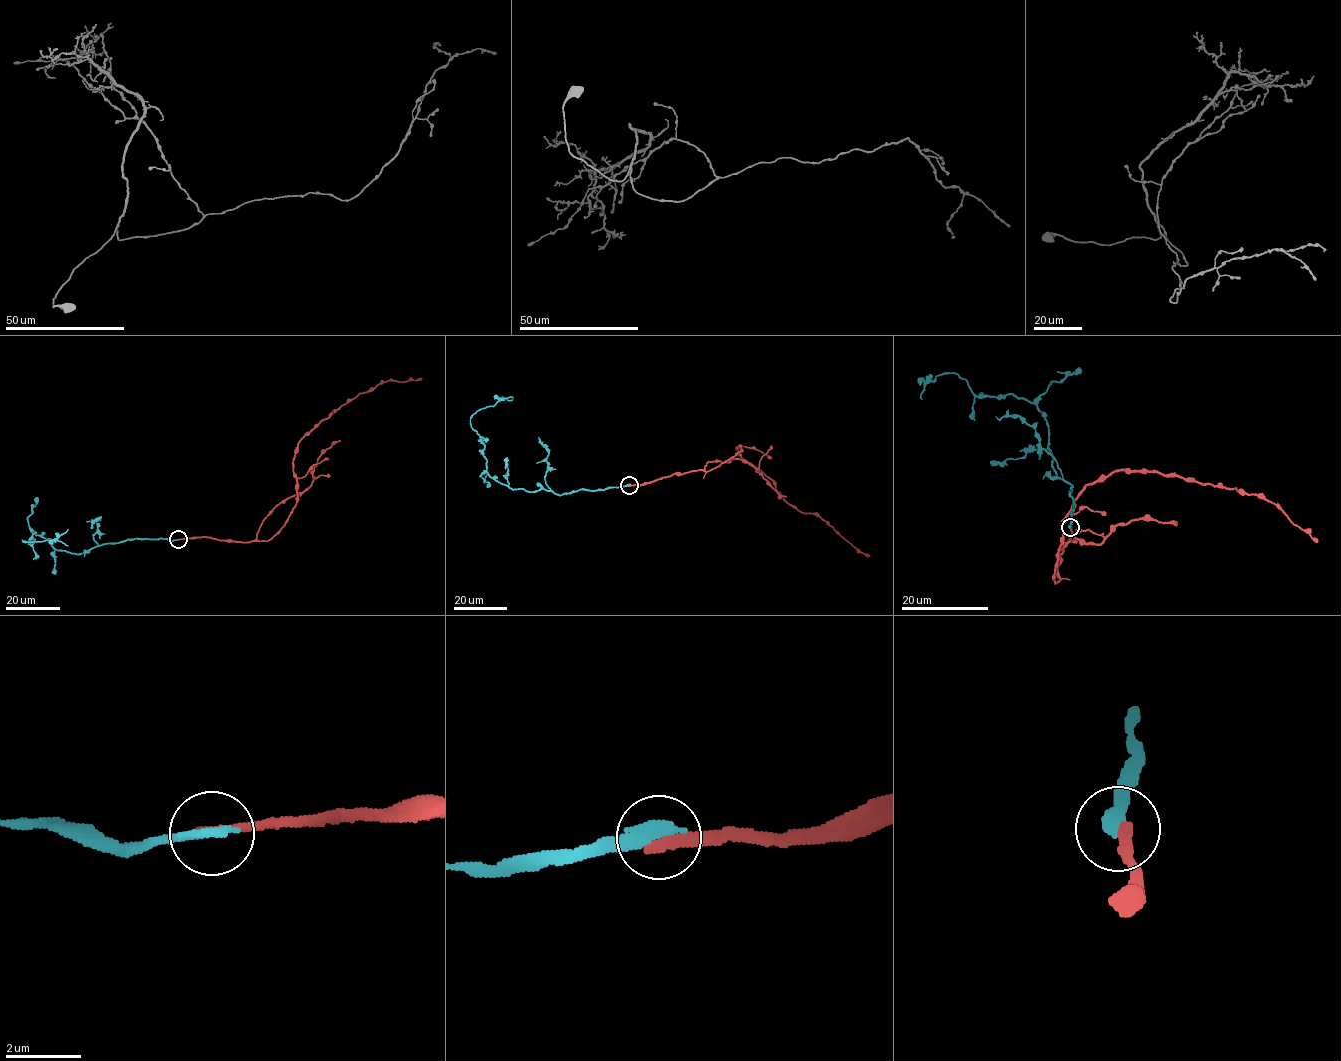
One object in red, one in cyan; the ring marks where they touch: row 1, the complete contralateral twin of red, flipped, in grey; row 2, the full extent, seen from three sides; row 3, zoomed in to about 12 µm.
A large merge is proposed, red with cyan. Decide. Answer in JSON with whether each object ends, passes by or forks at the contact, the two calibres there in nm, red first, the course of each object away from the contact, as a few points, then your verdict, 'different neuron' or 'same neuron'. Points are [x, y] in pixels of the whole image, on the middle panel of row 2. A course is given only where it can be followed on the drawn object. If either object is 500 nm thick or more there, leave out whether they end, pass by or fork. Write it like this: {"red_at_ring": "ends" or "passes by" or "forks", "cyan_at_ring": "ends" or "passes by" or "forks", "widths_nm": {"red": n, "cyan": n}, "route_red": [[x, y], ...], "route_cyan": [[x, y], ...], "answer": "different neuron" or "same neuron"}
{"red_at_ring": "ends", "cyan_at_ring": "ends", "widths_nm": {"red": 300, "cyan": 360}, "route_red": [[629, 485], [709, 471], [740, 451], [740, 444], [738, 455], [773, 481], [786, 501], [819, 516], [870, 556]], "route_cyan": [[629, 485], [557, 495], [512, 489], [496, 481], [486, 471], [484, 444], [470, 418], [512, 399]], "answer": "different neuron"}

